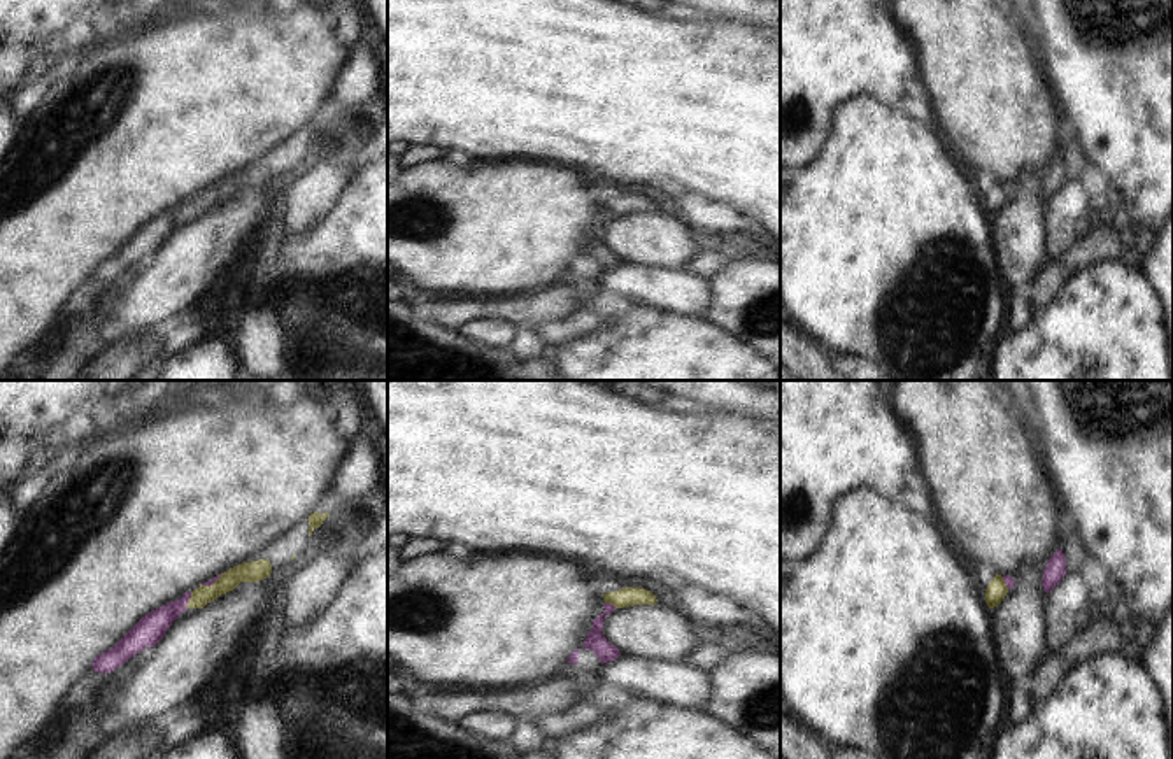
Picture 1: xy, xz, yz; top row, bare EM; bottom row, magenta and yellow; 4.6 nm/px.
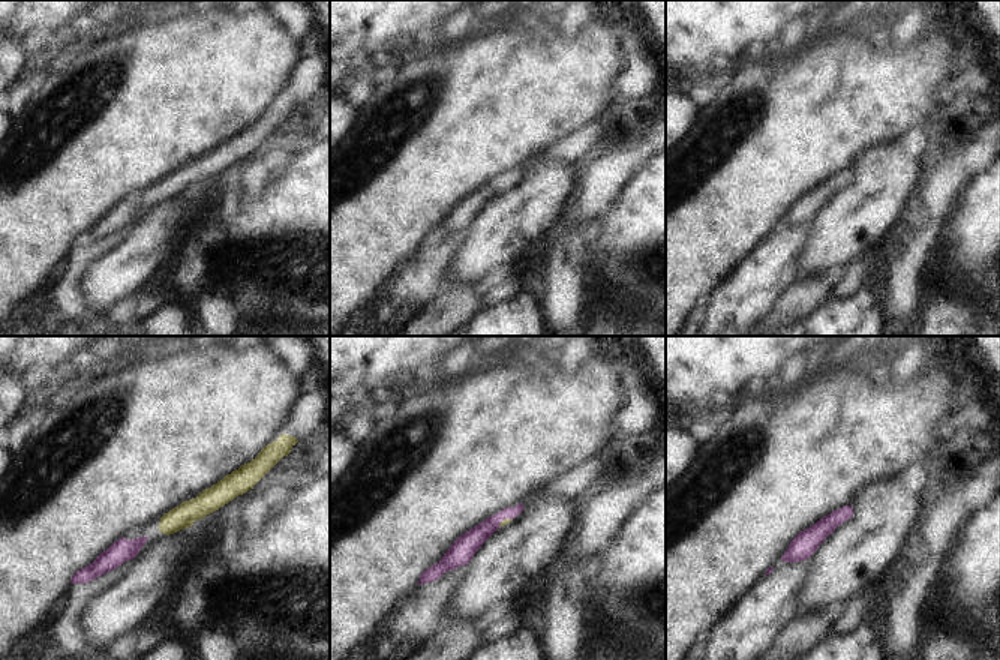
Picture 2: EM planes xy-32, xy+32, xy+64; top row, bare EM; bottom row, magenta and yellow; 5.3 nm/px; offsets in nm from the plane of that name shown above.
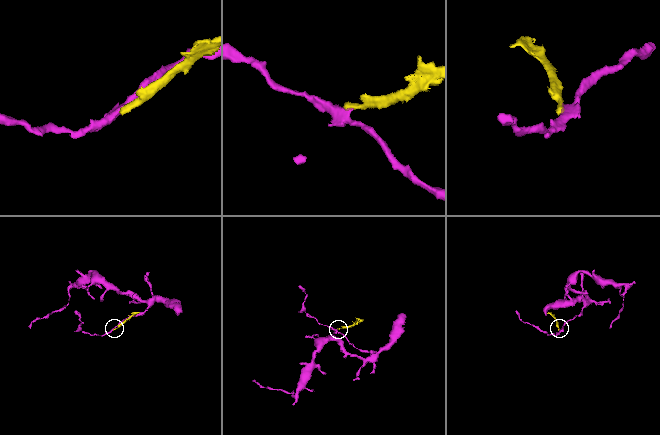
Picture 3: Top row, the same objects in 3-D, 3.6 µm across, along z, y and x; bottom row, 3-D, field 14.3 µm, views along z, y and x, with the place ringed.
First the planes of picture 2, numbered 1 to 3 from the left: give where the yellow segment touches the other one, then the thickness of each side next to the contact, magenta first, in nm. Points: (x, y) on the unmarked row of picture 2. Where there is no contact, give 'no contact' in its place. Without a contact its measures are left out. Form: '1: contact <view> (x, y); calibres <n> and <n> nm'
1: no contact
2: contact xy+32 (504, 182); calibres 120 and 30 nm
3: no contact

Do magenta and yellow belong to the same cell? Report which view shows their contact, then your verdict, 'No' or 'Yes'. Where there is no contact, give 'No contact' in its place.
Touches magenta in xy. No

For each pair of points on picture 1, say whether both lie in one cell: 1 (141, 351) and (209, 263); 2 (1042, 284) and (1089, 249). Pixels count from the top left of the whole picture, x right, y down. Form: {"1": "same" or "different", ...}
{"1": "different", "2": "same"}

